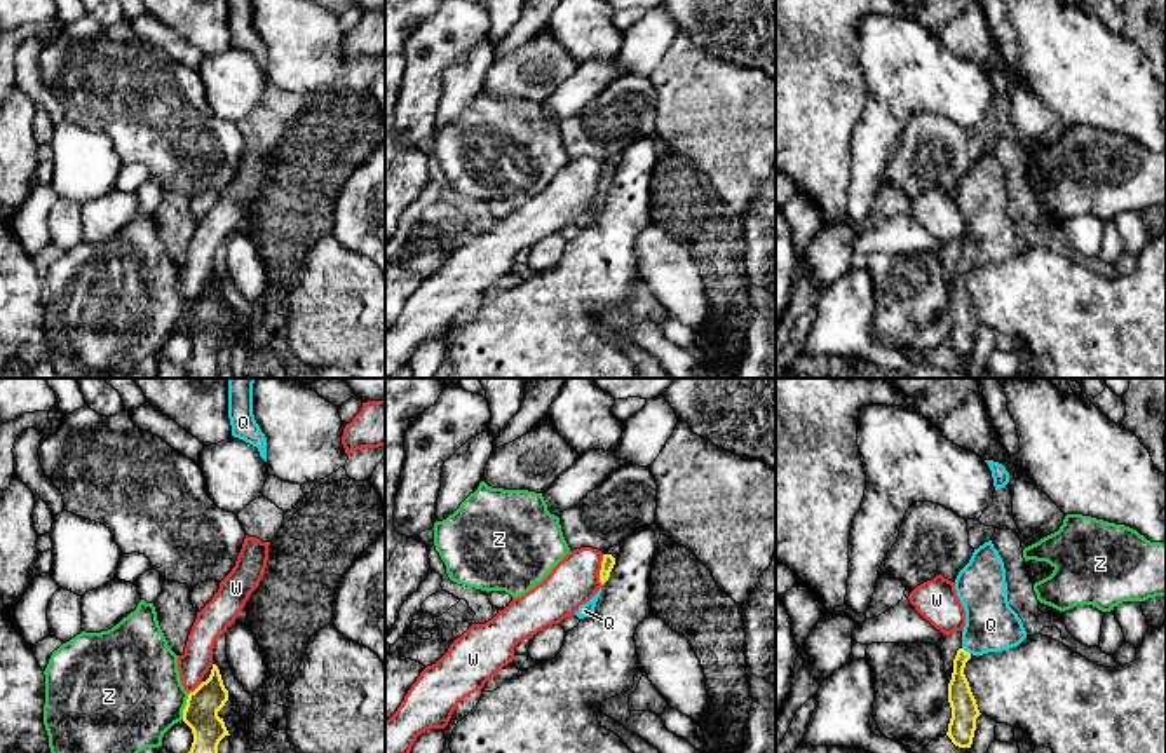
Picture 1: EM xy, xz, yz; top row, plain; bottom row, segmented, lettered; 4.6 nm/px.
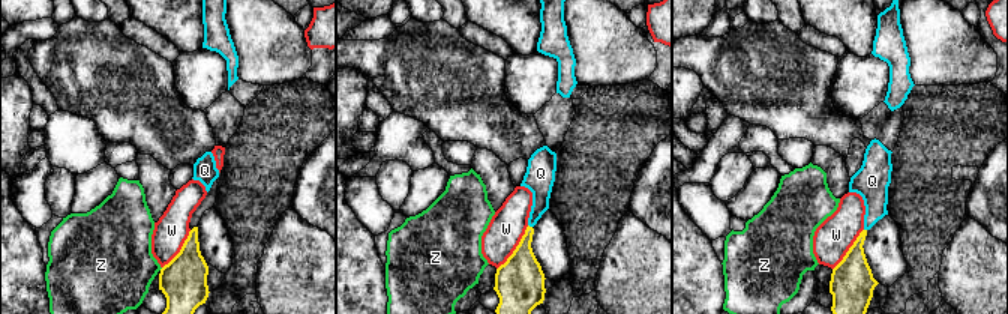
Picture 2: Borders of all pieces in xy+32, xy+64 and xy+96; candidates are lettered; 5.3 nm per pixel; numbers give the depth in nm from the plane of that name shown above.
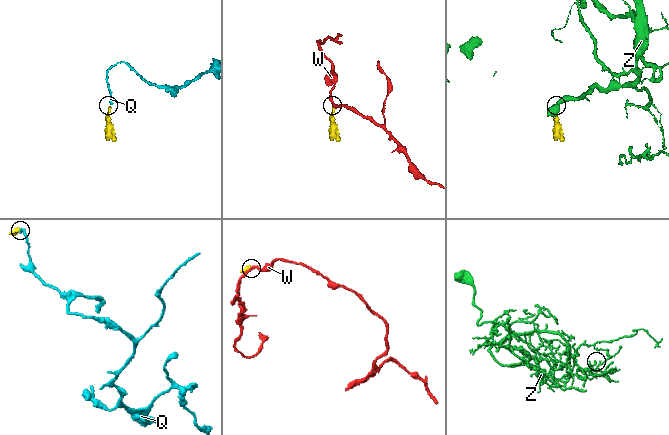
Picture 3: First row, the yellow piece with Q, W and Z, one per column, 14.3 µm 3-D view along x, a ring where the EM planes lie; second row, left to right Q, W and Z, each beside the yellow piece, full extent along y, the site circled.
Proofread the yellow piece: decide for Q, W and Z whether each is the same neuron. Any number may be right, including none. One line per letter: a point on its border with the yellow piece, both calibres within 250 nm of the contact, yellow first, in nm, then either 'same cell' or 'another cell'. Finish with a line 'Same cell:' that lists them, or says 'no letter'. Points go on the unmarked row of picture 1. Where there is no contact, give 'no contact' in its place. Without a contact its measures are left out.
Q: contact yz (964, 260); calibres 120 and 240 nm; same cell
W: contact xz (602, 178); calibres 60 and 220 nm; another cell
Z: contact xy (185, 316); calibres 160 and 460 nm; another cell
Same cell: Q

